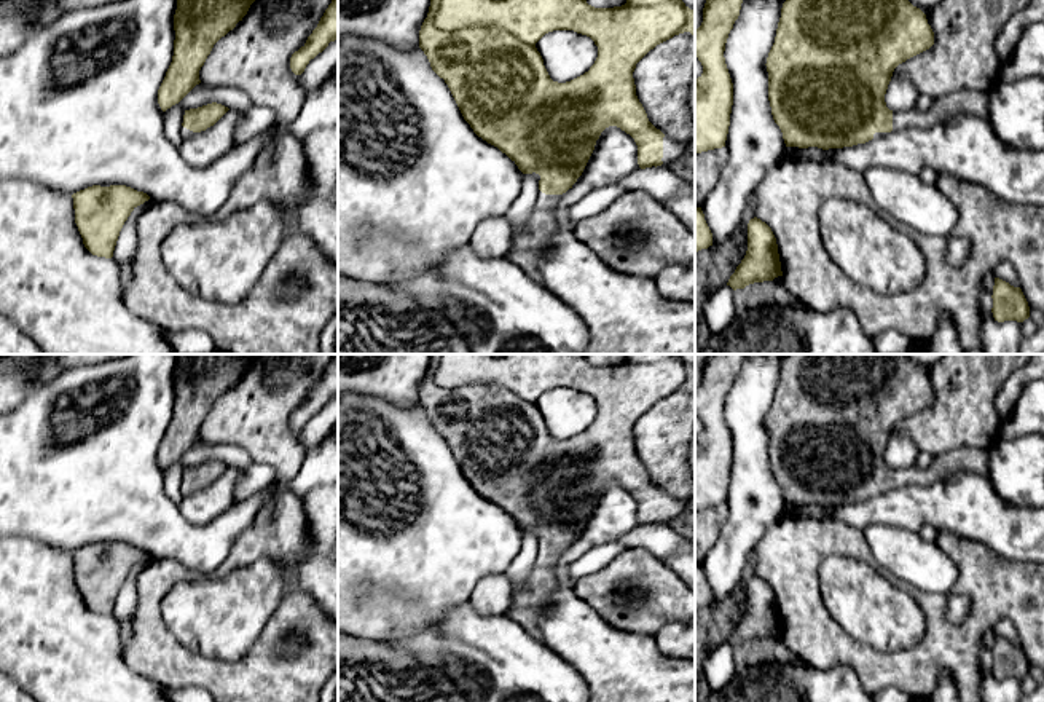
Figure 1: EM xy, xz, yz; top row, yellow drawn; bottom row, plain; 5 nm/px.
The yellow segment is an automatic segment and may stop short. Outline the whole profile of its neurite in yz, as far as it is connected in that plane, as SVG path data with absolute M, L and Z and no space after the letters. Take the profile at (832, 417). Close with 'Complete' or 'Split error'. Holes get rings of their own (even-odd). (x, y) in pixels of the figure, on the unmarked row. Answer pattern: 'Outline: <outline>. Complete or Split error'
Outline: M787 354L767 415L768 458L786 504L853 504L907 485L928 487L960 472L988 475L988 452L961 447L928 467L893 469L885 452L894 426L929 407L934 389L907 354Z. Split error

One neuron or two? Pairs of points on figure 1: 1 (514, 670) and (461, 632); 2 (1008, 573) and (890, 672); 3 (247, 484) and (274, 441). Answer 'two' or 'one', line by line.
1: one
2: one
3: two

